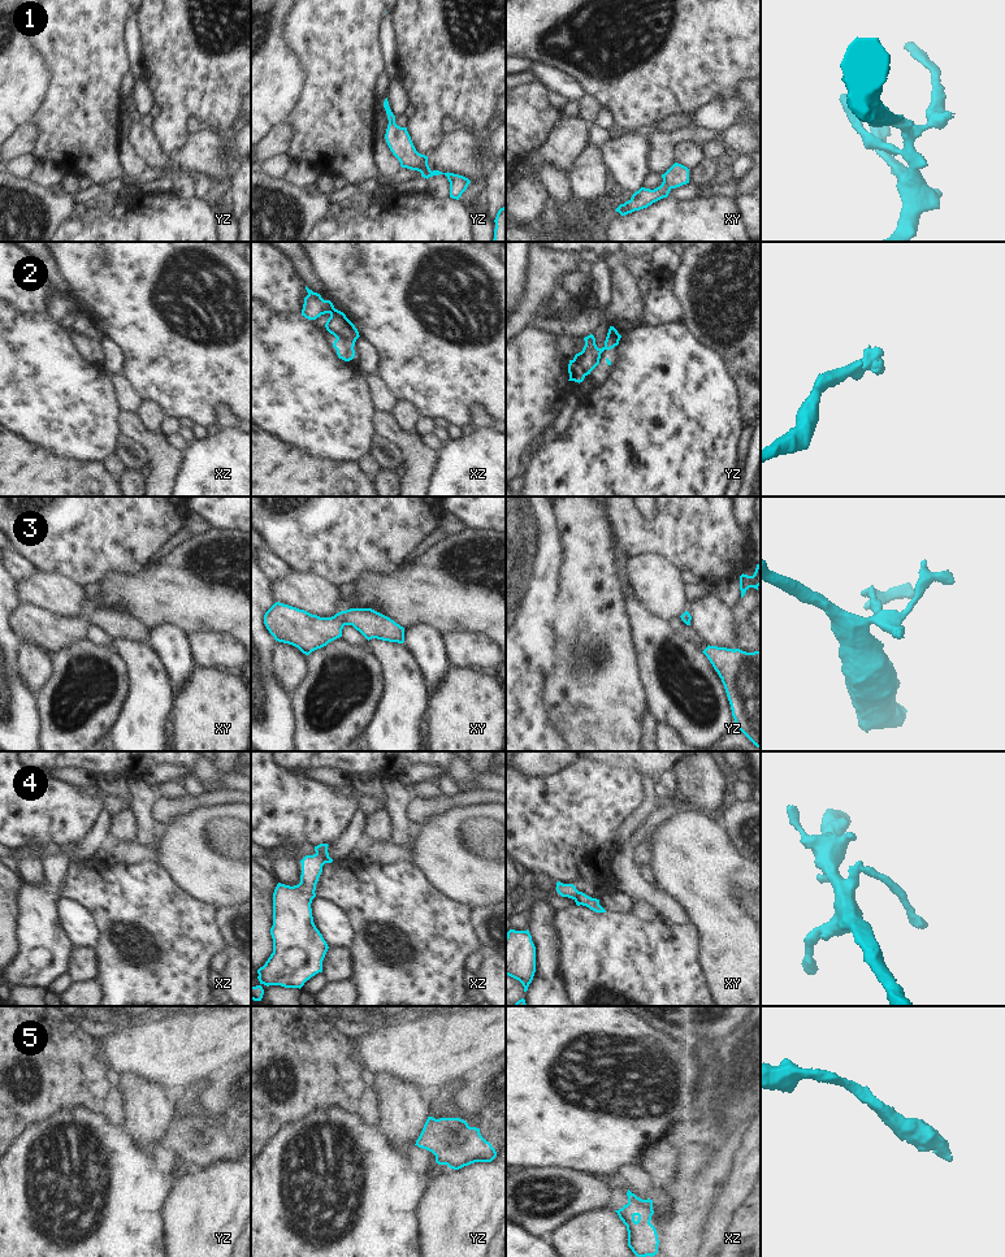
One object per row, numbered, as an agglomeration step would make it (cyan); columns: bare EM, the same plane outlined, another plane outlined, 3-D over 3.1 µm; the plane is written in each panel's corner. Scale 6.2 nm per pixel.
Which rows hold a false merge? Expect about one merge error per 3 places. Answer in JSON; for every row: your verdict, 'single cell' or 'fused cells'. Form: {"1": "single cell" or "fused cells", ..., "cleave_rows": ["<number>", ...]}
{"1": "single cell", "2": "fused cells", "3": "single cell", "4": "fused cells", "5": "single cell", "cleave_rows": ["2", "4"]}

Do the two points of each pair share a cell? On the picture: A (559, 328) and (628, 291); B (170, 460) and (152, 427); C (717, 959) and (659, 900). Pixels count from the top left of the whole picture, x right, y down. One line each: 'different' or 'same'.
A: same
B: different
C: different

